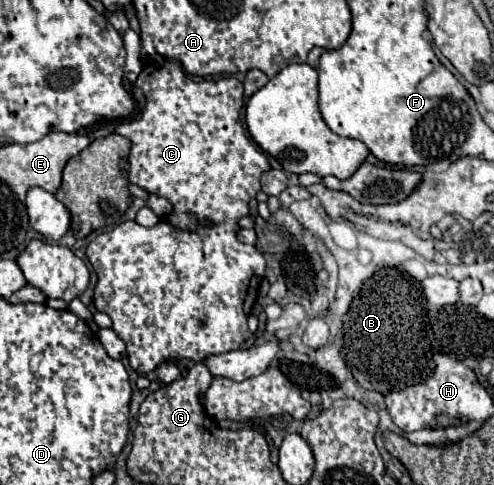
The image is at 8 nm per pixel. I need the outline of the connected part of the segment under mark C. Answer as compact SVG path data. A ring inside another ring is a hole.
M162 62L162 64L146 64L138 76L138 80L134 82L146 96L146 108L142 110L140 118L132 118L132 120L124 120L122 124L118 124L116 132L130 138L132 142L132 150L128 156L128 164L130 164L130 182L148 190L150 194L156 196L166 196L172 204L174 204L174 212L166 218L162 218L160 224L156 224L154 228L142 228L140 224L134 224L134 220L124 222L120 226L116 226L112 232L104 232L100 236L96 236L96 240L92 240L88 244L86 256L94 266L94 272L98 274L98 284L94 290L94 304L98 312L104 312L110 316L112 320L112 330L124 340L126 350L128 350L128 360L130 366L138 372L138 374L146 374L150 370L154 370L158 364L162 364L164 360L176 360L176 358L190 358L196 362L202 362L204 358L212 356L212 354L224 354L224 352L232 352L238 350L242 346L242 342L250 336L248 326L246 326L246 318L248 312L252 310L254 302L256 302L256 294L258 294L258 286L260 280L264 278L264 256L254 248L254 246L246 246L236 238L236 230L238 230L238 218L248 214L248 202L252 196L256 196L256 192L260 190L260 174L270 170L268 158L266 154L260 150L260 146L250 140L240 124L240 110L244 106L242 100L242 82L236 78L220 78L220 80L202 80L202 82L194 82L192 78L186 76L186 72L176 64L176 62ZM200 216L216 222L216 226L202 226L198 224Z

